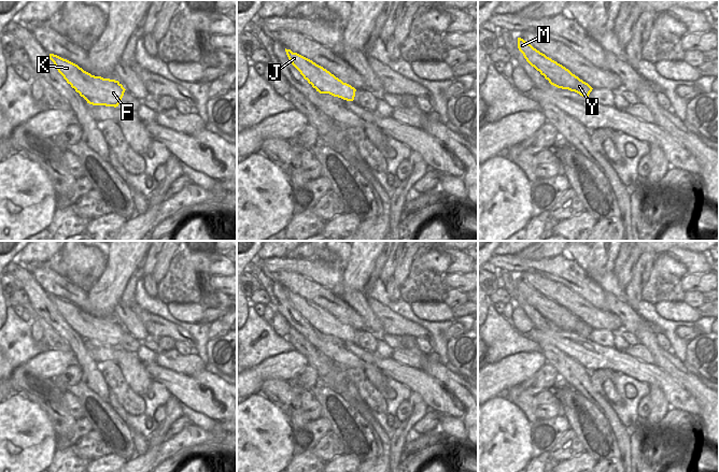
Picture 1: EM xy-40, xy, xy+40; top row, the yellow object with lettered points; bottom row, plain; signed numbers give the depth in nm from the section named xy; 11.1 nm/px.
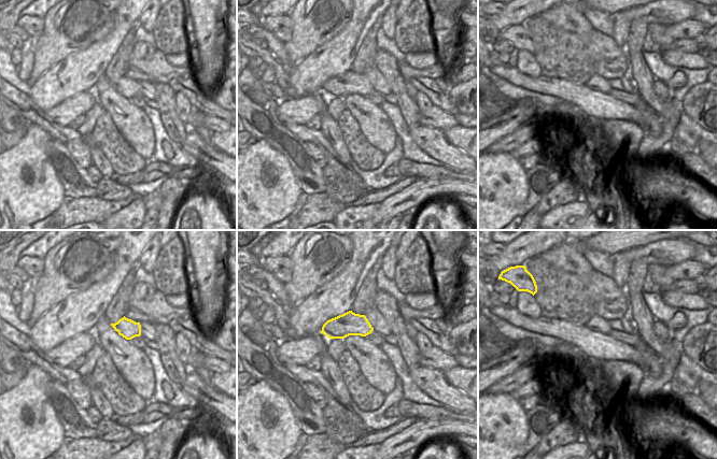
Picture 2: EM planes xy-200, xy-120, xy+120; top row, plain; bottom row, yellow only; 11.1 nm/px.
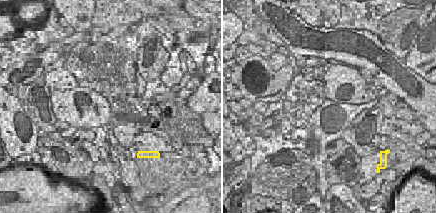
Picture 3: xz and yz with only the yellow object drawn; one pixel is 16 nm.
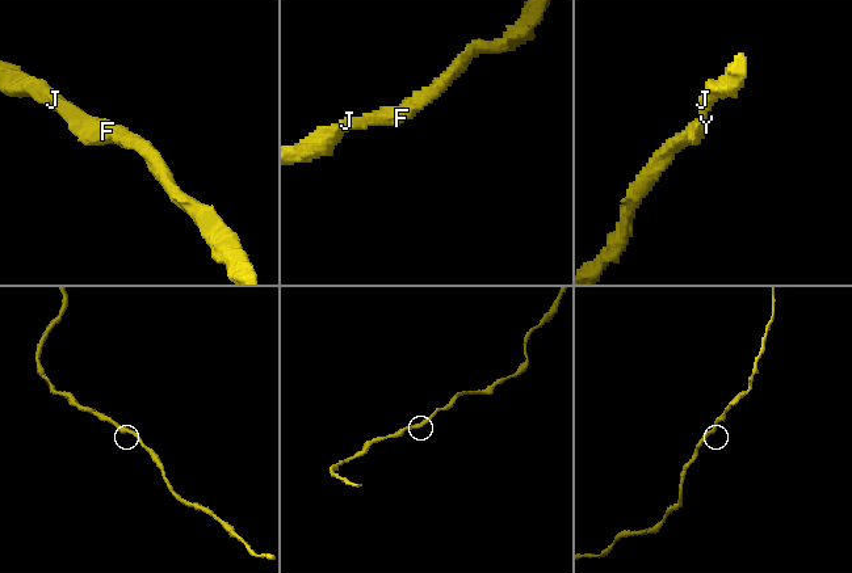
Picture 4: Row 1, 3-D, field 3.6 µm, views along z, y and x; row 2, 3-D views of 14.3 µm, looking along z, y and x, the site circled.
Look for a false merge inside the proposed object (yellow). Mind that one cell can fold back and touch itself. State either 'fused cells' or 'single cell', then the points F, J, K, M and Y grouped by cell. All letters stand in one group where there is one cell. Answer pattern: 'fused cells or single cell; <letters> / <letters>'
single cell; F J K M Y

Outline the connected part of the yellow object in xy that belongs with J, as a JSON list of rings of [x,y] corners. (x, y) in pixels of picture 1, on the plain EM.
[[[286,290],[286,296],[292,305],[300,313],[305,320],[320,334],[329,334],[347,342],[353,342],[356,330],[343,324],[329,312],[312,301]]]

